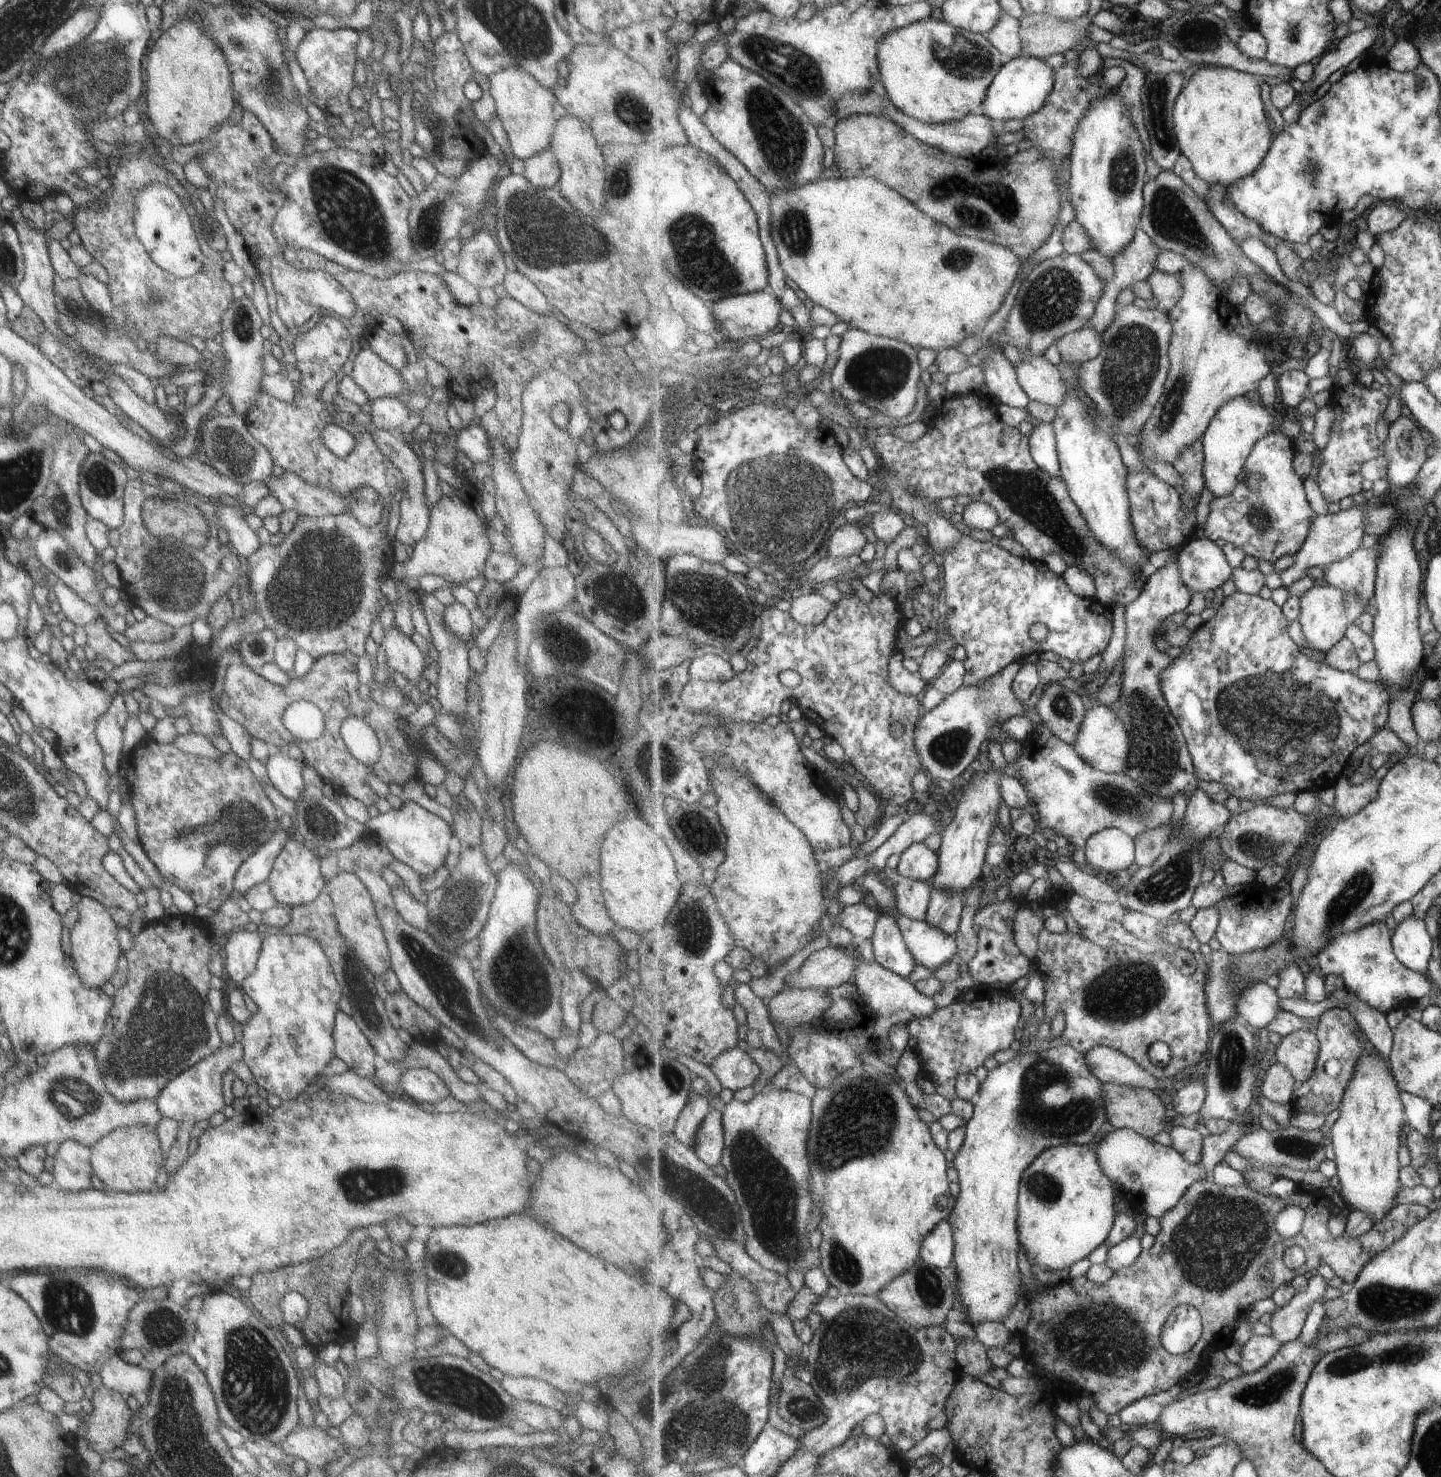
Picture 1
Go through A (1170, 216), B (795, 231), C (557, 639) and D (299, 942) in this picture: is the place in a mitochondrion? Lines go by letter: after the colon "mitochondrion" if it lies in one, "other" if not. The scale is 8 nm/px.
A: mitochondrion
B: mitochondrion
C: mitochondrion
D: other

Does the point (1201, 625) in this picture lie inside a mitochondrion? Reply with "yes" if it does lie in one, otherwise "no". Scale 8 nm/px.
no

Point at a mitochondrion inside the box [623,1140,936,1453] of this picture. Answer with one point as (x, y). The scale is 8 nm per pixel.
(858, 1345)

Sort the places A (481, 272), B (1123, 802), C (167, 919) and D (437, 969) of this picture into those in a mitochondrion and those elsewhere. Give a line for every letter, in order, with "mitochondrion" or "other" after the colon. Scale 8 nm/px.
A: mitochondrion
B: mitochondrion
C: other
D: mitochondrion

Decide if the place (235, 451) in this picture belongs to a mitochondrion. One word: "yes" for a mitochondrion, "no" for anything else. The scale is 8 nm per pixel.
yes

